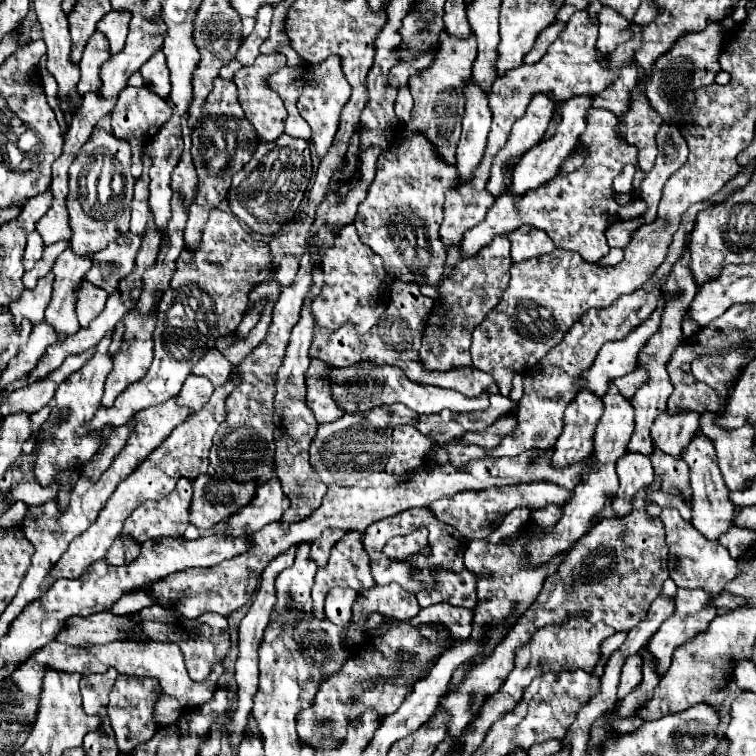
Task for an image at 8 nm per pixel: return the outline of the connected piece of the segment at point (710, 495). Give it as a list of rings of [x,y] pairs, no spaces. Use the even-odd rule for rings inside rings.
[[[698,435],[698,439],[690,441],[690,447],[686,447],[682,457],[690,467],[690,487],[692,487],[692,519],[690,523],[706,537],[706,539],[718,539],[722,533],[730,529],[730,521],[734,517],[734,503],[728,497],[728,489],[724,485],[724,479],[718,471],[716,451],[710,439],[706,435]]]

